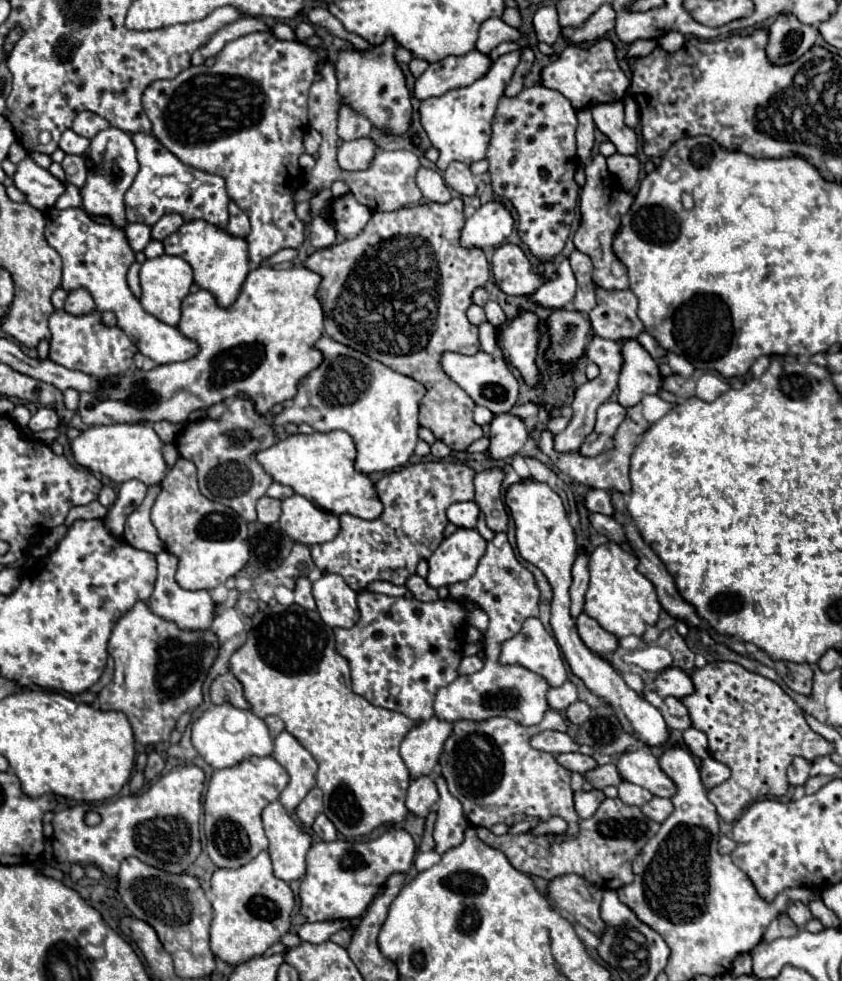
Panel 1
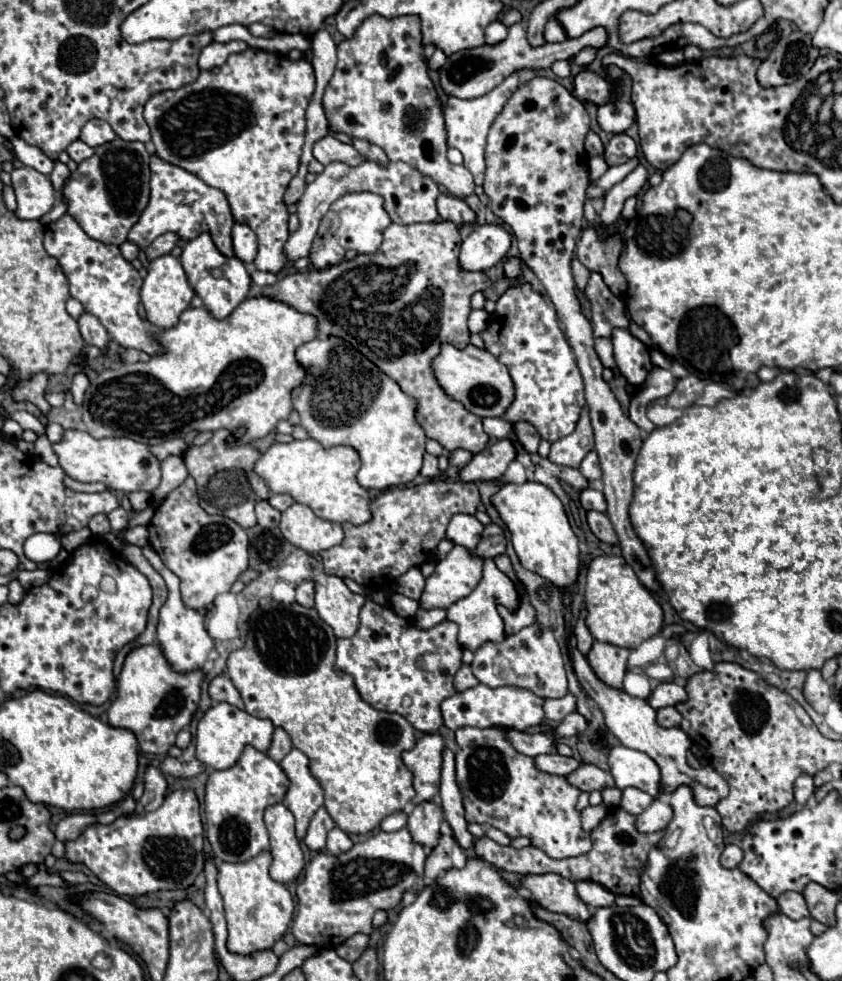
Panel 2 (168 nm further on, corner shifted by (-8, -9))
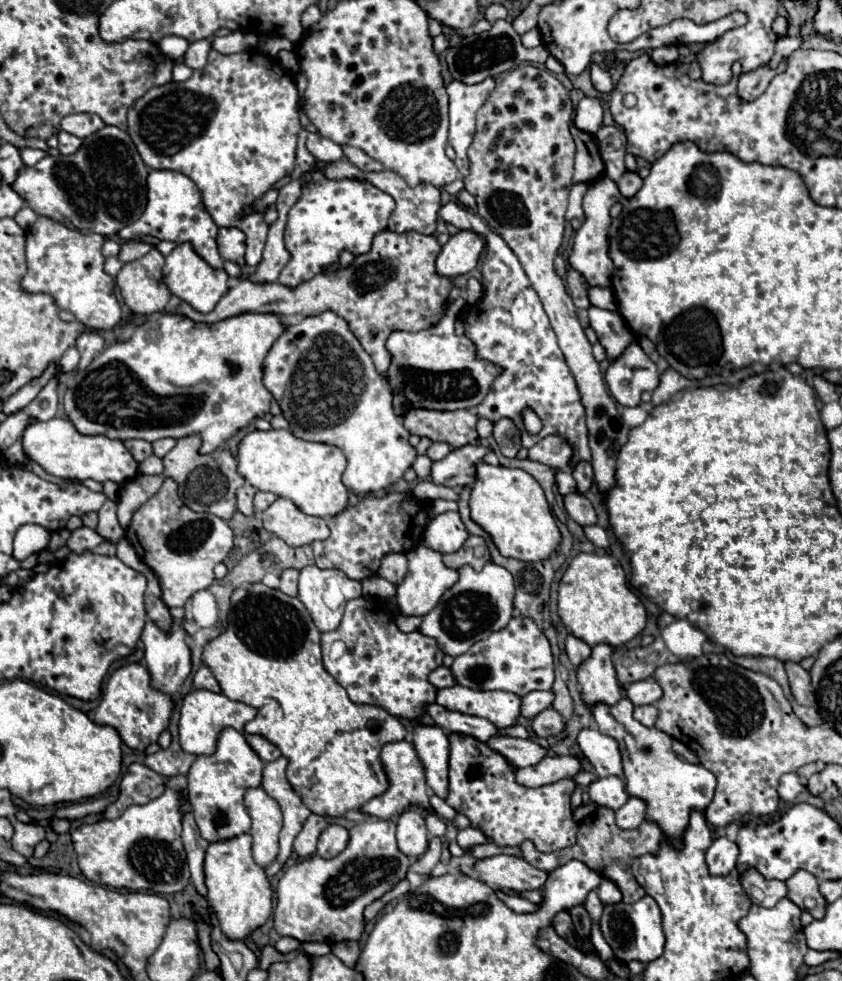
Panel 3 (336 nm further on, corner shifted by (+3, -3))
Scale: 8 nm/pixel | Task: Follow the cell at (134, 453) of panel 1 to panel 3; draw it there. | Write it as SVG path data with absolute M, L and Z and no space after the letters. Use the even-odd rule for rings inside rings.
M52 418L48 422L36 422L24 430L22 442L28 458L38 462L48 474L58 478L92 478L96 482L112 480L116 484L124 484L140 474L138 462L132 458L122 440L112 440L106 436L84 436L72 426L70 420Z

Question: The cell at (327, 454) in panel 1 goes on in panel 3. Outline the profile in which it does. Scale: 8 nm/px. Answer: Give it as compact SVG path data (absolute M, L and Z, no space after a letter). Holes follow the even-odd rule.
M254 430L238 446L238 472L256 490L290 498L308 516L336 516L348 506L348 488L342 484L346 456L330 444L316 444L296 438L290 430Z

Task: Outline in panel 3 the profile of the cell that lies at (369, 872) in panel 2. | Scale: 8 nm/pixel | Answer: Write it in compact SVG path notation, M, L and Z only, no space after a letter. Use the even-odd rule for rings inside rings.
M370 818L364 822L358 822L350 830L350 840L348 846L334 858L320 858L318 854L304 858L290 866L284 876L278 882L278 902L276 902L276 912L274 912L274 928L278 930L280 936L292 936L300 942L326 942L334 944L340 940L360 940L364 932L364 918L362 912L364 908L392 890L400 880L406 878L406 872L410 868L410 858L400 852L396 846L396 824L392 820L382 820L382 818Z

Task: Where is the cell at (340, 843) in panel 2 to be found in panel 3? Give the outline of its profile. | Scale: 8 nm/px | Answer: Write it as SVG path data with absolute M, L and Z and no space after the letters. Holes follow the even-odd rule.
M330 824L328 828L322 830L322 834L318 838L316 854L322 858L332 858L332 856L340 854L346 844L348 844L348 830L338 824Z

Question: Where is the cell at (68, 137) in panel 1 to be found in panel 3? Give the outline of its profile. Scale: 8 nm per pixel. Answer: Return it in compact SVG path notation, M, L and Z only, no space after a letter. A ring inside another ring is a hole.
M64 130L58 132L58 150L60 150L60 154L74 154L80 146L82 146L80 138L76 138L76 136L72 136Z

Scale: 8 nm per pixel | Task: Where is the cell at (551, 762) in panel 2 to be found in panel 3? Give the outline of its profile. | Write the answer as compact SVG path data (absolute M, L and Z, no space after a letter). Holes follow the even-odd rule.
M494 736L488 740L488 746L500 752L508 762L512 762L518 768L536 766L548 754L548 750L536 744L534 740L520 740L510 736Z

